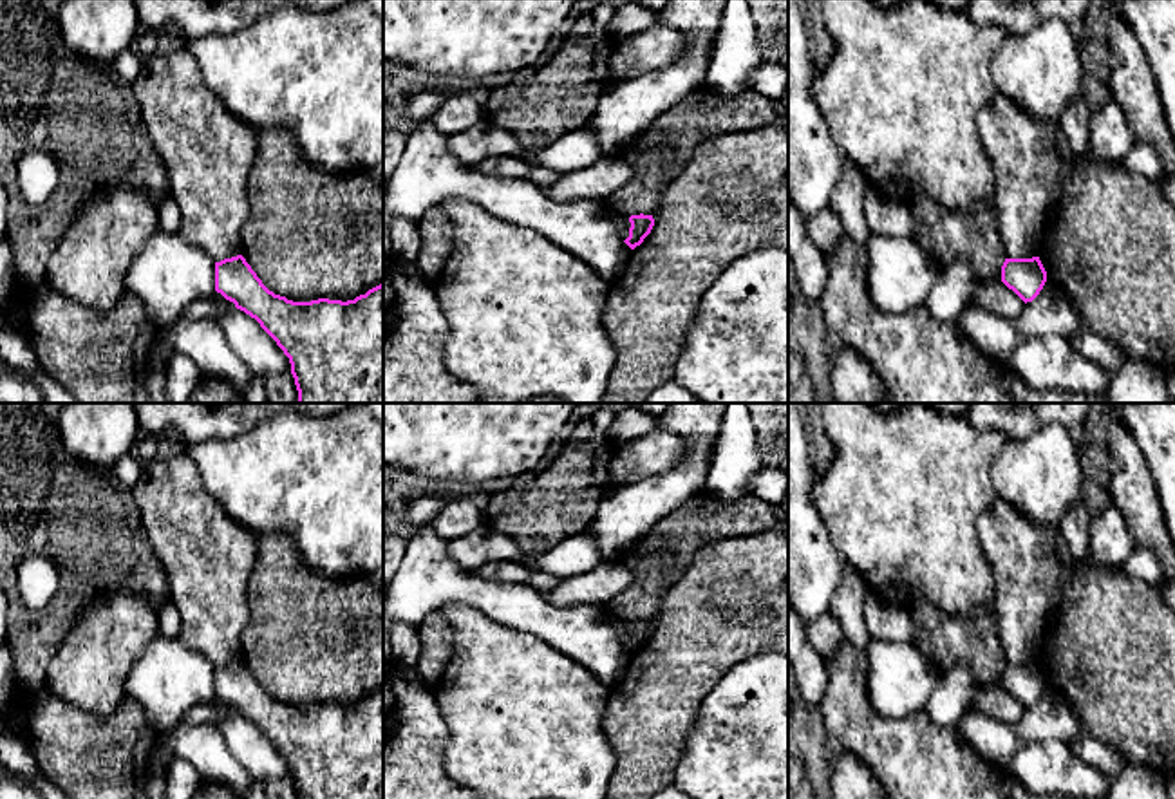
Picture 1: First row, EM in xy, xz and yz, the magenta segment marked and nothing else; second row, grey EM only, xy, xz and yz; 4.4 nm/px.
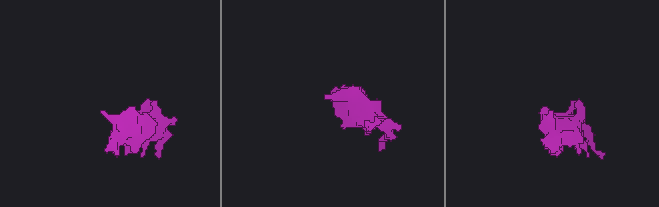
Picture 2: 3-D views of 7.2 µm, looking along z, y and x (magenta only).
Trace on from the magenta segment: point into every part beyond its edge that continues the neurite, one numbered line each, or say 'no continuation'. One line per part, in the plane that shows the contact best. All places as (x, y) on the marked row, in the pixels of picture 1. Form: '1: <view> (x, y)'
no continuation

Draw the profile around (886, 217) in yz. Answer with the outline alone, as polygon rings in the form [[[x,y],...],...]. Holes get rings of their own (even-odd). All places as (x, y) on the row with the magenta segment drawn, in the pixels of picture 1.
[[[870,184],[864,208],[871,235],[915,240],[916,228],[909,201],[888,199]]]

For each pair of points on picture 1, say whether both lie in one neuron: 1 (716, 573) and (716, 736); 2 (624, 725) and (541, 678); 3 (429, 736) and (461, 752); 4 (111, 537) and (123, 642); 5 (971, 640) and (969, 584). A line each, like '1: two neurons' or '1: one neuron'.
1: two neurons
2: two neurons
3: two neurons
4: two neurons
5: two neurons

